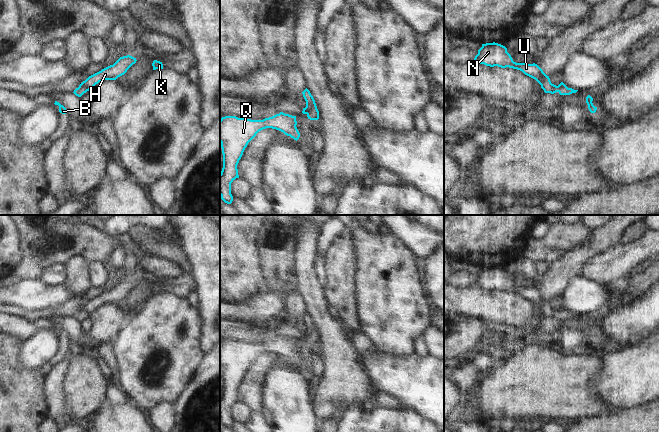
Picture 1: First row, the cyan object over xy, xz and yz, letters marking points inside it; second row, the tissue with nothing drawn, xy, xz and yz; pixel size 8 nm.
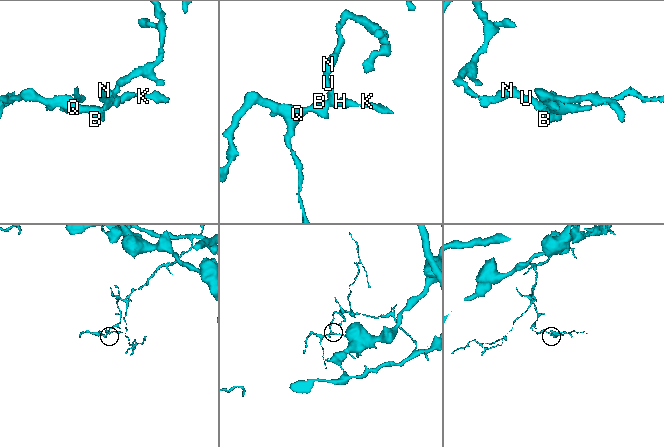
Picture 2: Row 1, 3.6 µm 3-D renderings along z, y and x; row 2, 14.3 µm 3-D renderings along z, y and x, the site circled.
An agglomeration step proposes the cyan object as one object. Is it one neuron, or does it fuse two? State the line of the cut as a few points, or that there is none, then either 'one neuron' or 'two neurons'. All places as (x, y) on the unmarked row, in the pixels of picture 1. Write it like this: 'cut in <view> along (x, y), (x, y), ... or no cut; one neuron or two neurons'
no cut; one neuron

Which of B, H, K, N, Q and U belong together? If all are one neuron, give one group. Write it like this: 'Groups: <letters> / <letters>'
Groups: B H K N Q U

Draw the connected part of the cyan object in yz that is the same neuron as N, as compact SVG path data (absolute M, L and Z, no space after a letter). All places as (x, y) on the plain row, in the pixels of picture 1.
M495 266L482 268L482 271L478 274L478 278L475 280L472 287L484 288L490 291L509 291L520 294L525 299L535 303L541 309L545 317L554 318L558 316L560 319L570 319L578 315L568 312L563 306L558 310L552 308L549 300L535 287L527 288L514 286L511 279L507 276L507 272Z

